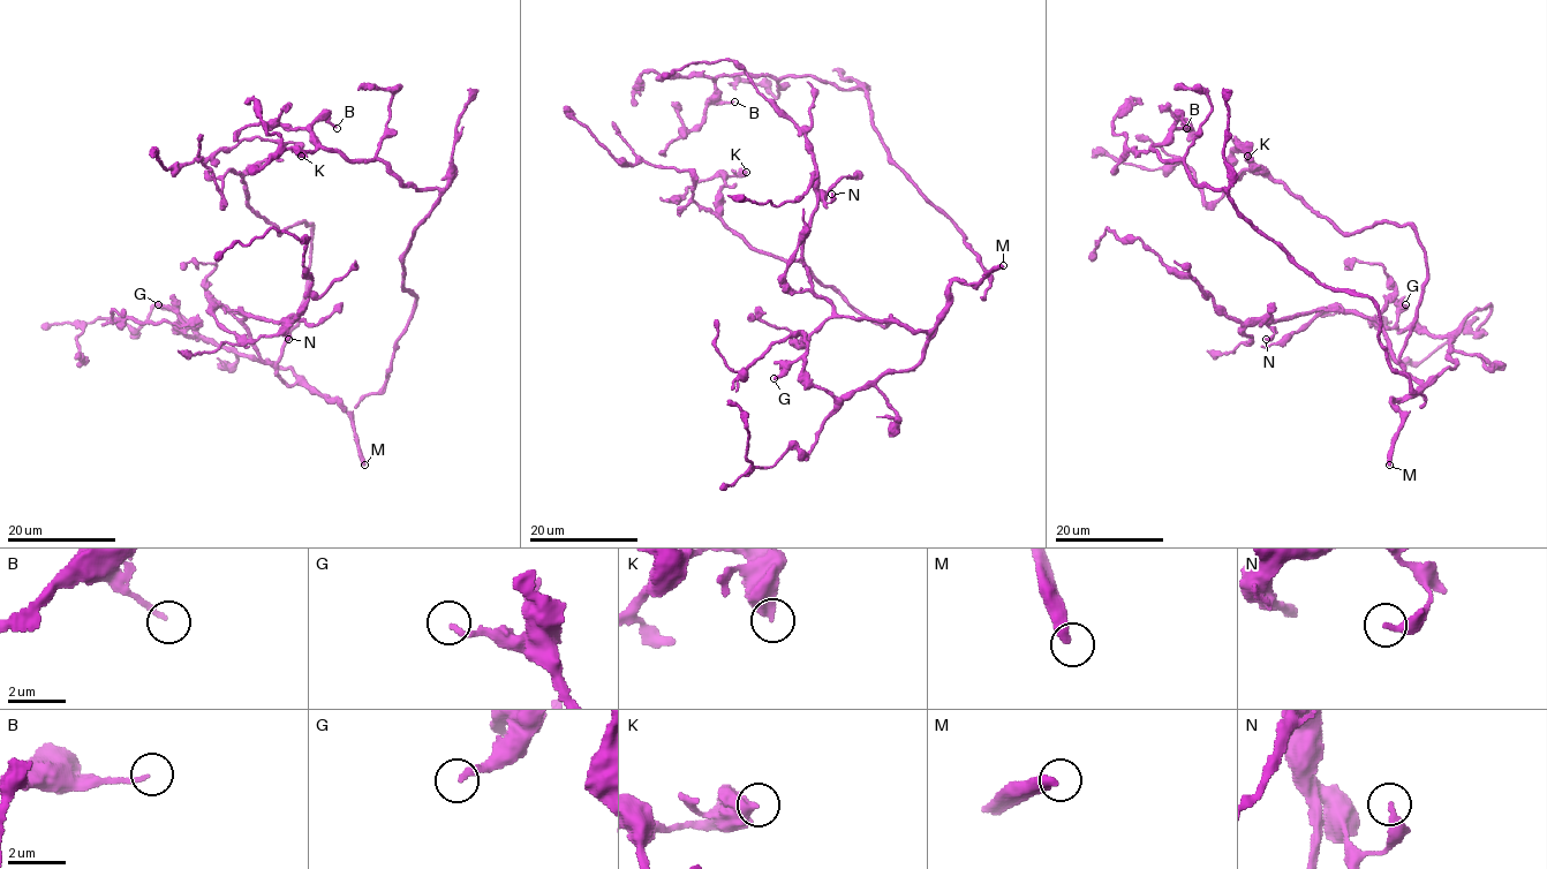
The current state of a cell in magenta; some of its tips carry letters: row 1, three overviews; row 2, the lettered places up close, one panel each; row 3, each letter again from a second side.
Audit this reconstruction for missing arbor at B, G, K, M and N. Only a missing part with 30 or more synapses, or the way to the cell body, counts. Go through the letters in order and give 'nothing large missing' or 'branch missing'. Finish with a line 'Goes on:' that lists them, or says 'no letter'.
B: nothing large missing
G: branch missing
K: nothing large missing
M: nothing large missing
N: nothing large missing
Goes on: G

